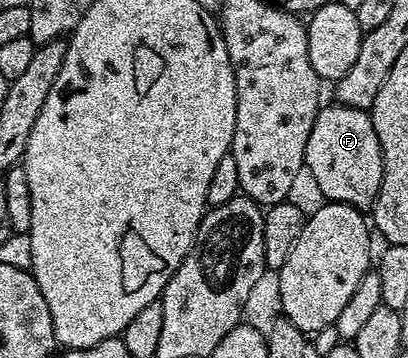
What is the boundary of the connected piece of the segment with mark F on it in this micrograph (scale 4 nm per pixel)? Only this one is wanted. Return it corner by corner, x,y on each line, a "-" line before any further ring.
339,104
325,105
314,120
314,128
310,130
310,140
306,140
306,156
304,165
307,173
312,173
316,186
330,202
344,202
357,208
371,207
376,201
382,184
382,152
378,144
378,136
374,132
371,113
367,110
350,108

